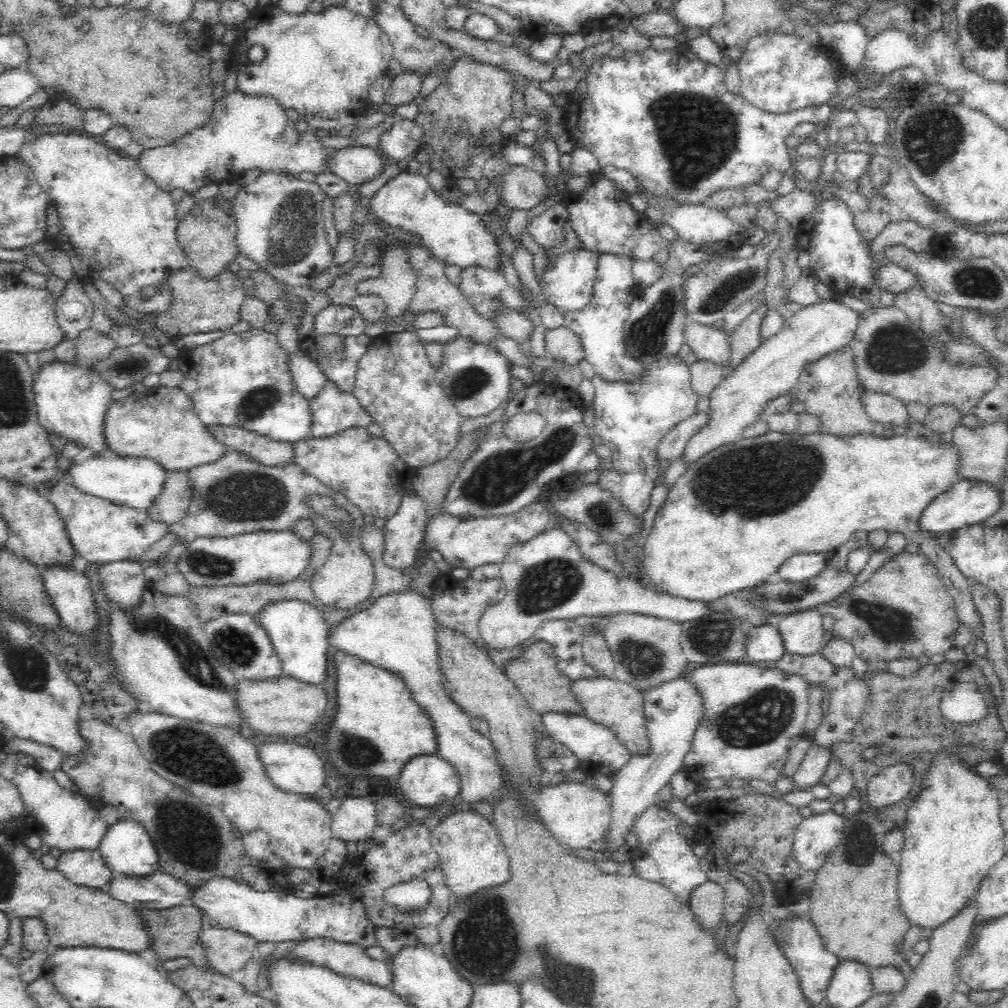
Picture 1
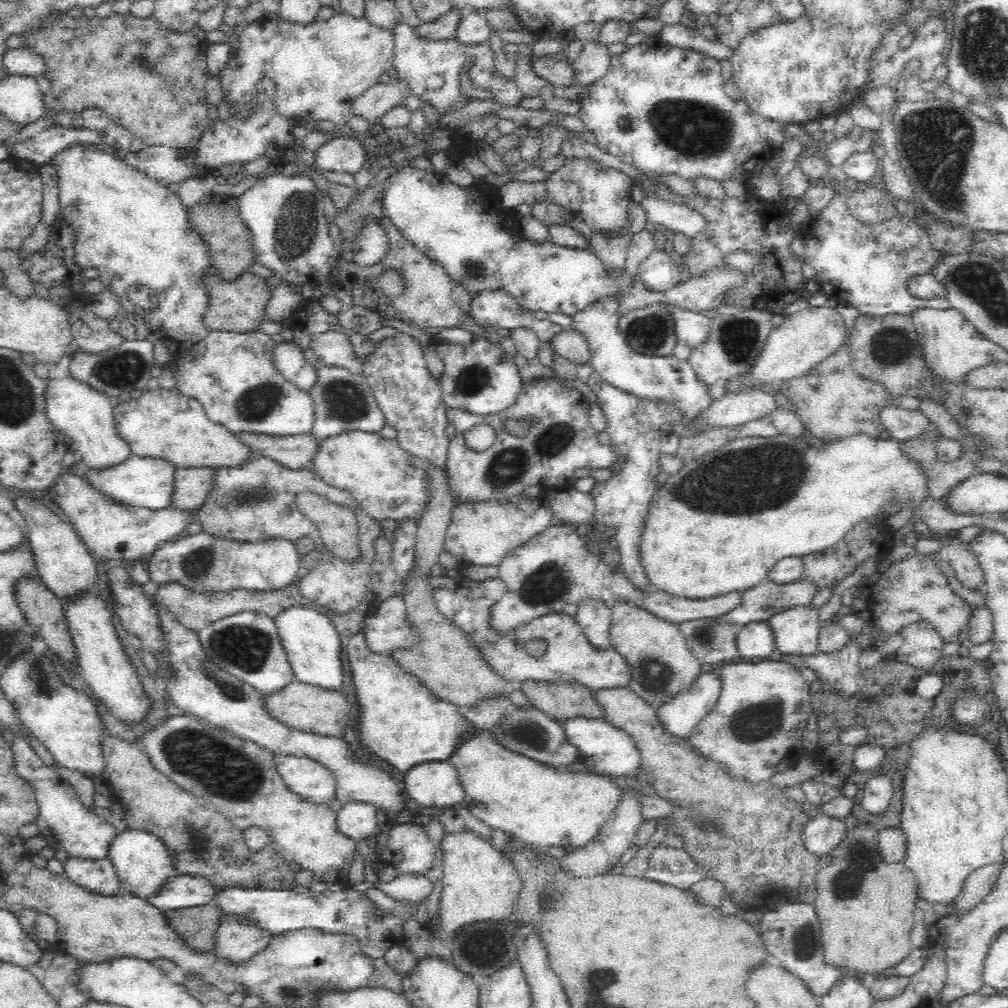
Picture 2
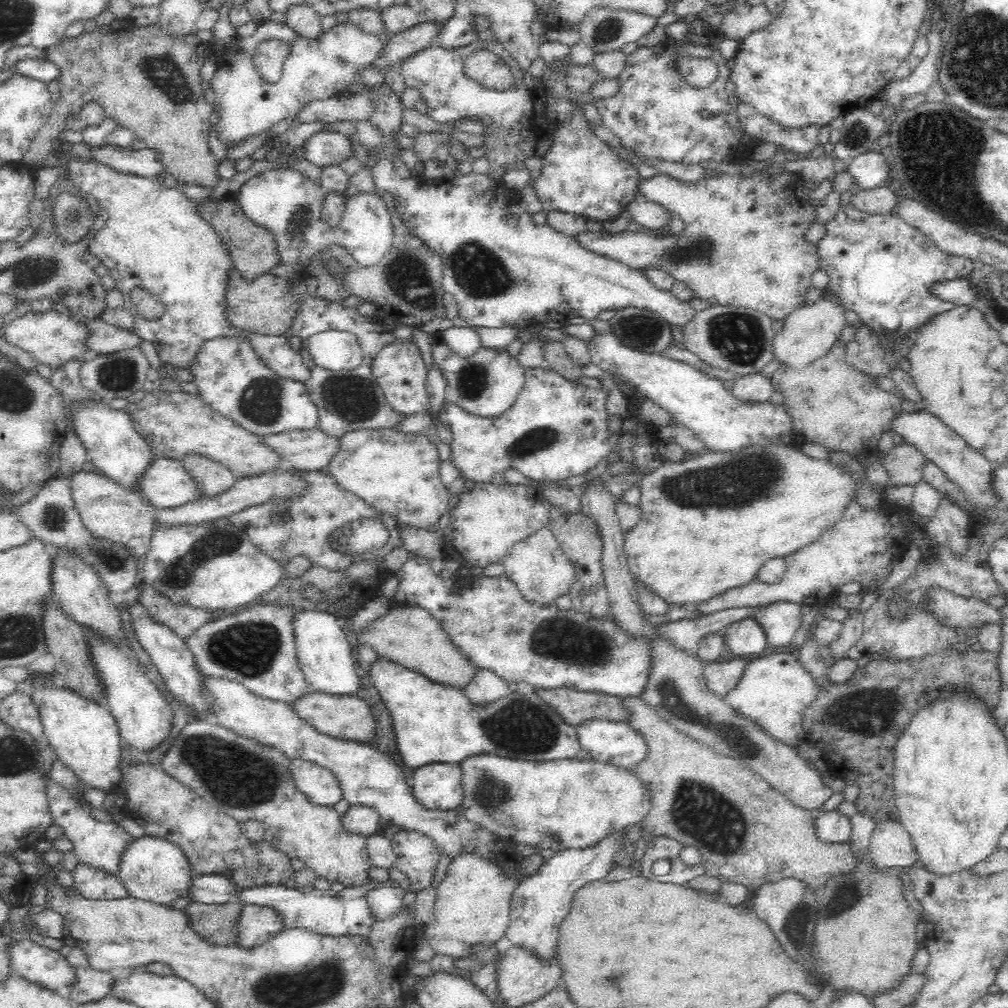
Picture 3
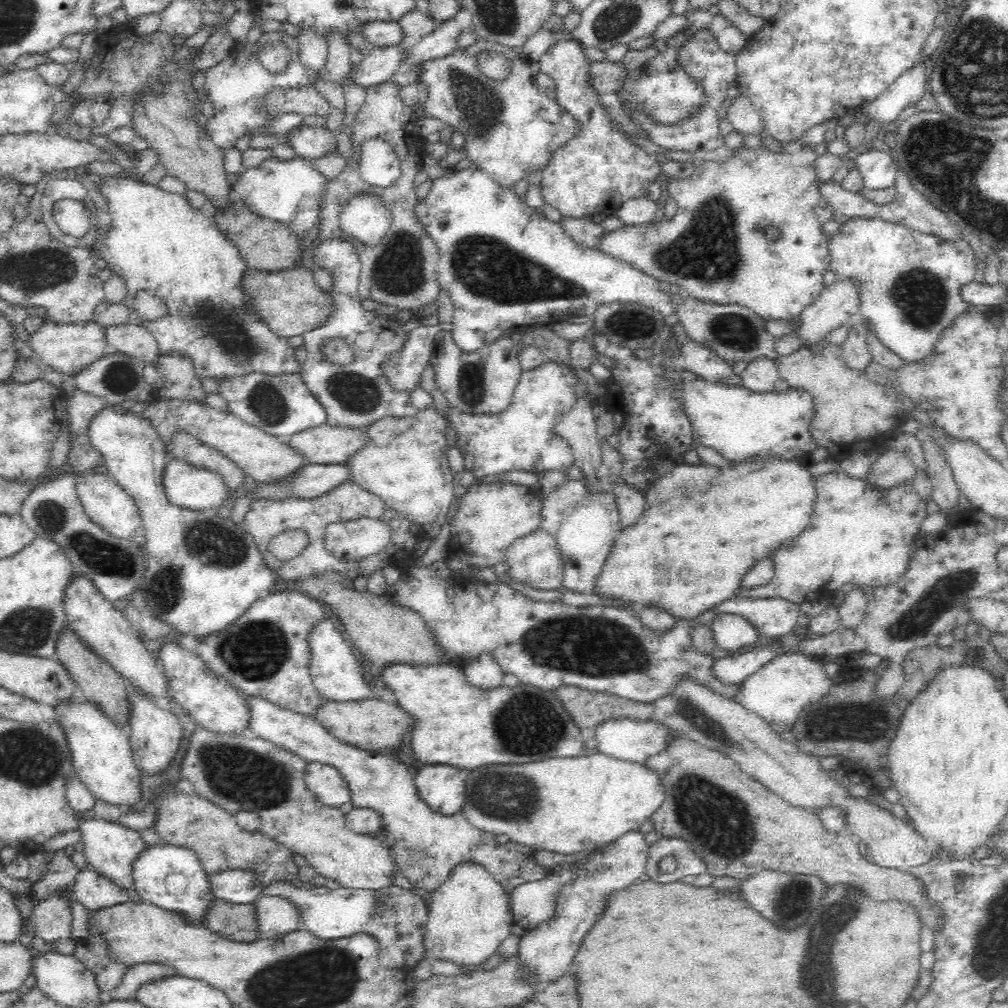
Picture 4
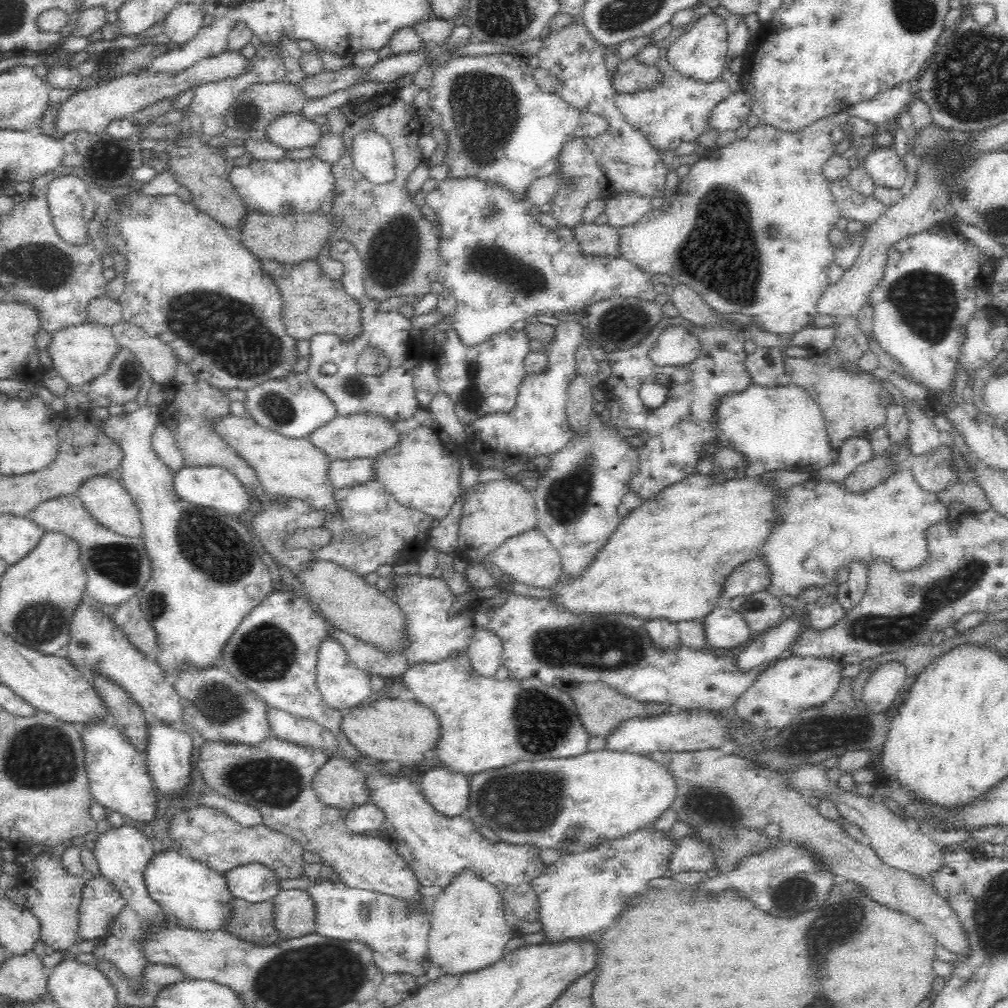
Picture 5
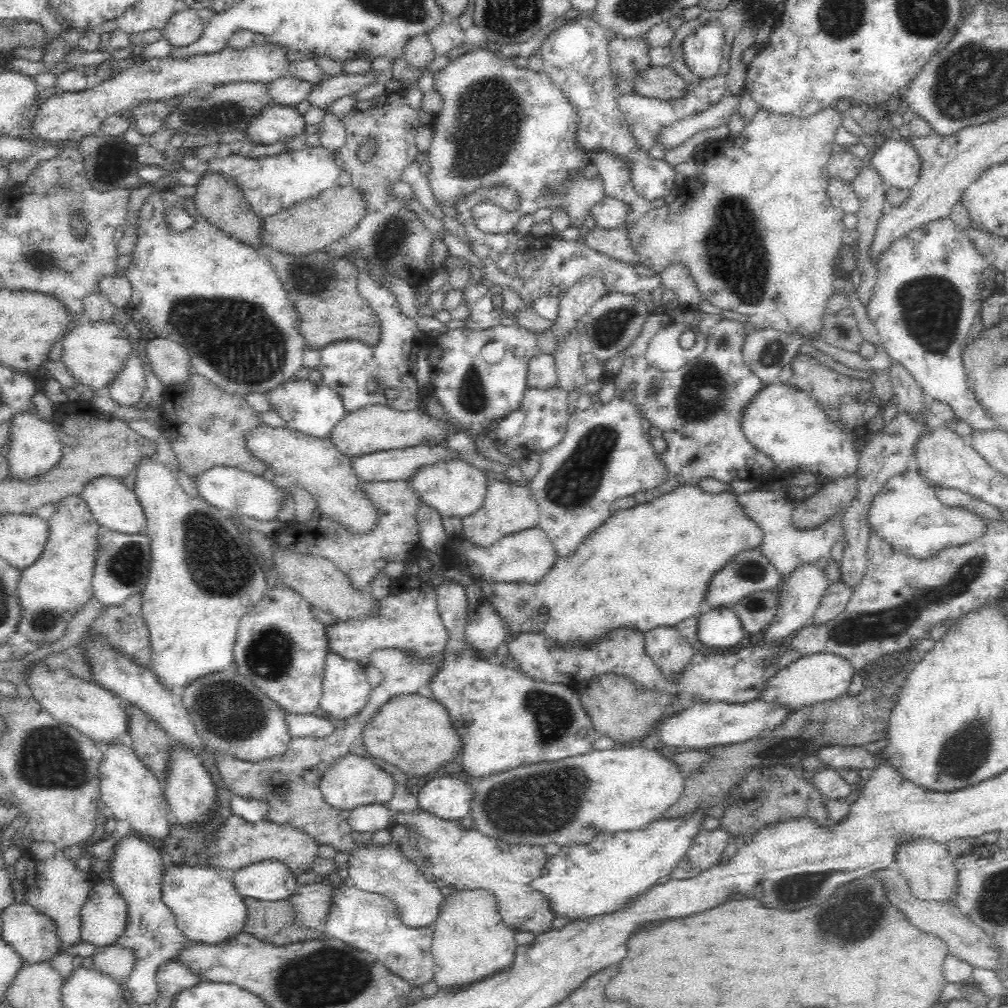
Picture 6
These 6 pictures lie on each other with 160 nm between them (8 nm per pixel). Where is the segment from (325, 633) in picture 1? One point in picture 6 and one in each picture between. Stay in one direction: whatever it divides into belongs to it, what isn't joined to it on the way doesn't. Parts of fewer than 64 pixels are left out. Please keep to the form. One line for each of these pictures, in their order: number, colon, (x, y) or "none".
2: (310, 638)
3: (325, 656)
4: (335, 673)
5: (343, 686)
6: (346, 691)

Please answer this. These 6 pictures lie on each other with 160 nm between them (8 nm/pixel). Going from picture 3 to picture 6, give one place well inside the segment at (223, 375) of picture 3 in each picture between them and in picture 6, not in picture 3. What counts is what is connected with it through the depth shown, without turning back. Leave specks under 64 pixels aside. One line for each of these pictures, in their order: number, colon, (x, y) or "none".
4: (283, 406)
5: (292, 405)
6: (311, 408)

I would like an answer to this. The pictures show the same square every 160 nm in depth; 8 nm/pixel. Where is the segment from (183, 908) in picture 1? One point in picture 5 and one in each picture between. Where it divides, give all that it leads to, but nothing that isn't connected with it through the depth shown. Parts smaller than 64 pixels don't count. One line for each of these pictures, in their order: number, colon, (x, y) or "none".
2: (198, 924)
3: (216, 923)
4: (239, 922)
5: (254, 922)

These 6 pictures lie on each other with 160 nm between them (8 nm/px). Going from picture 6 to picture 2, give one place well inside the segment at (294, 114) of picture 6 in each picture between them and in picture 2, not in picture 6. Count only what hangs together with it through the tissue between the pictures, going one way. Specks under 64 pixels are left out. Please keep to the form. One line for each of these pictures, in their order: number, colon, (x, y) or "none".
2: (341, 154)
3: (327, 147)
4: (311, 142)
5: (291, 131)

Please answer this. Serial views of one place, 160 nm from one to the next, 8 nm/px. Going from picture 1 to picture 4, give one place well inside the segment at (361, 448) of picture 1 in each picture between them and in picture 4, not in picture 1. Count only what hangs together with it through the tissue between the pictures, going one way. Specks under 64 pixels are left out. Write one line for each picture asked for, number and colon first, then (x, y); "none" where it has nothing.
2: (389, 483)
3: (396, 471)
4: (405, 463)

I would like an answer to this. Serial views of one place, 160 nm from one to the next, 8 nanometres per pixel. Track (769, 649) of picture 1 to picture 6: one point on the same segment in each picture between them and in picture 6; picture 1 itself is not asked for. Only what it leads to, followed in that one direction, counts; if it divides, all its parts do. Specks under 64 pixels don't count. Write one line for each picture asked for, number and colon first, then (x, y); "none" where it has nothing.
2: (755, 640)
3: (745, 636)
4: (732, 633)
5: (724, 628)
6: (721, 628)

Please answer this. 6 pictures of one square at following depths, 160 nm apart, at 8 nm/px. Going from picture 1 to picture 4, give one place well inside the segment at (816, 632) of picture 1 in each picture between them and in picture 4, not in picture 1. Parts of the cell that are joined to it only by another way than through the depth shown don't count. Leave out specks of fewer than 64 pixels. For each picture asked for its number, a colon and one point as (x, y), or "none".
2: (796, 629)
3: (780, 620)
4: (773, 618)

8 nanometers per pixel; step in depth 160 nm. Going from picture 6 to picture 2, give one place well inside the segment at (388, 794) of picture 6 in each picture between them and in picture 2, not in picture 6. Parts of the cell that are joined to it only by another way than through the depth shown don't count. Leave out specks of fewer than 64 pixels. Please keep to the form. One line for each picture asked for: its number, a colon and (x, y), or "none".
2: (313, 782)
3: (320, 785)
4: (326, 782)
5: (340, 784)

